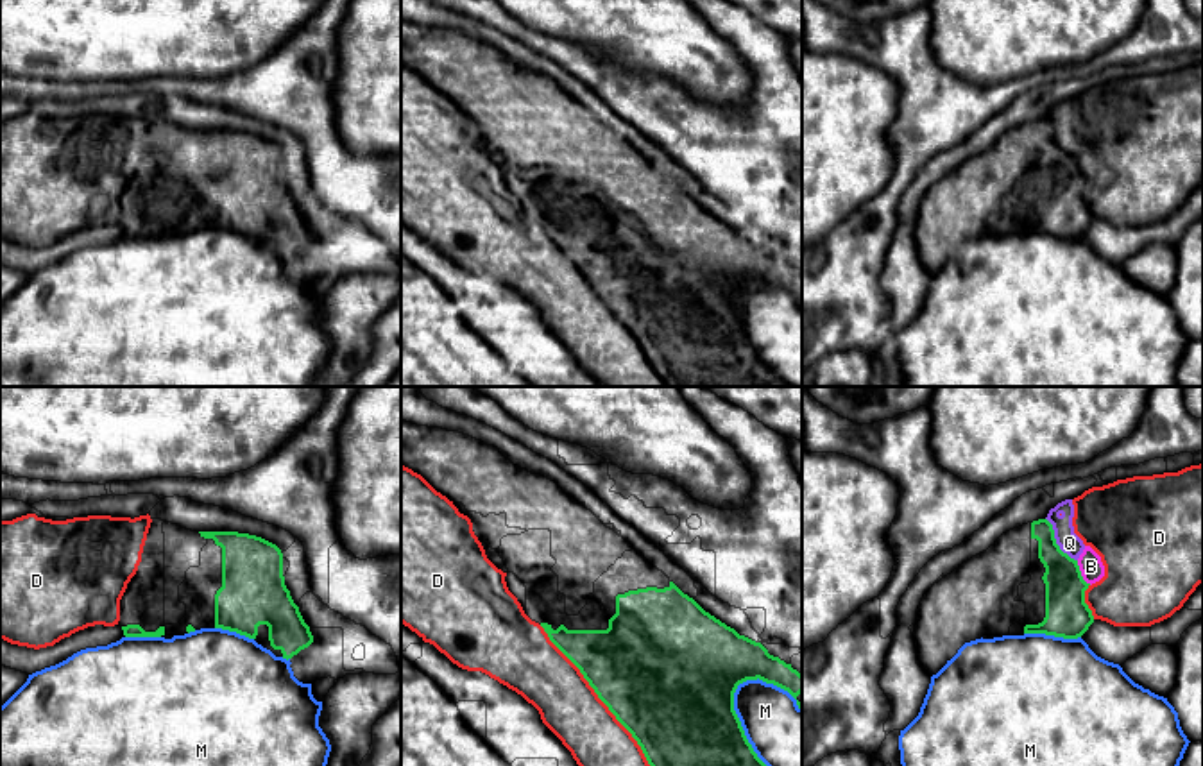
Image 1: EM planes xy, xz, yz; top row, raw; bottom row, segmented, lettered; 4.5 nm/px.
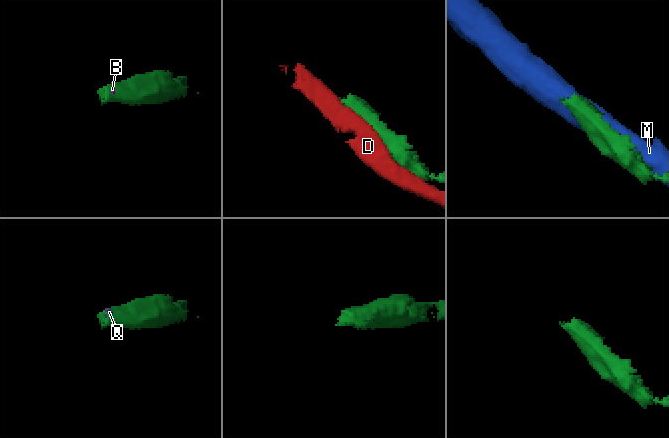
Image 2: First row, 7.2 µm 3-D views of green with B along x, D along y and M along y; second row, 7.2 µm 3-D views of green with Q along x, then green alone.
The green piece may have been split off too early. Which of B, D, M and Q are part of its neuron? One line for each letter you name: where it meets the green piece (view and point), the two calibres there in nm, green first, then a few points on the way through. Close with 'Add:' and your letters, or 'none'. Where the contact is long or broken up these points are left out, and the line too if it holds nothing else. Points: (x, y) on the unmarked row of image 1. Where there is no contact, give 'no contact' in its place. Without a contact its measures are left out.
Add: none

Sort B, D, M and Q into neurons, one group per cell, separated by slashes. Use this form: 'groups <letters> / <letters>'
groups B D Q / M

